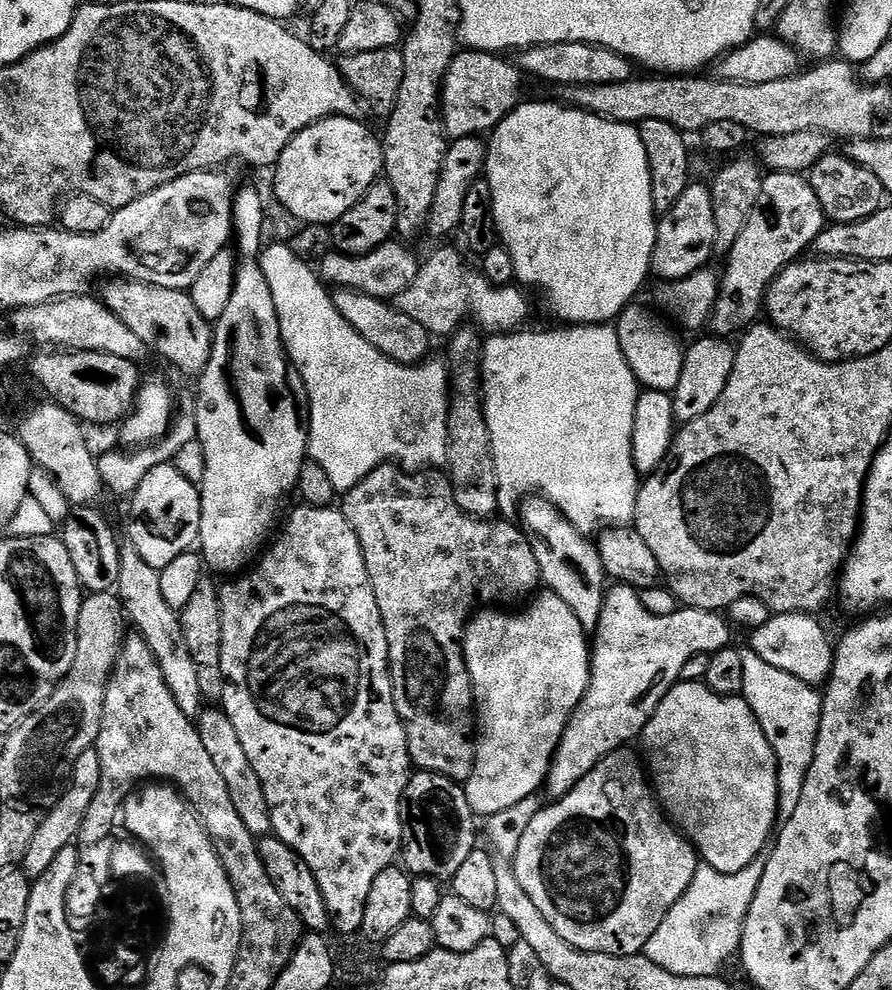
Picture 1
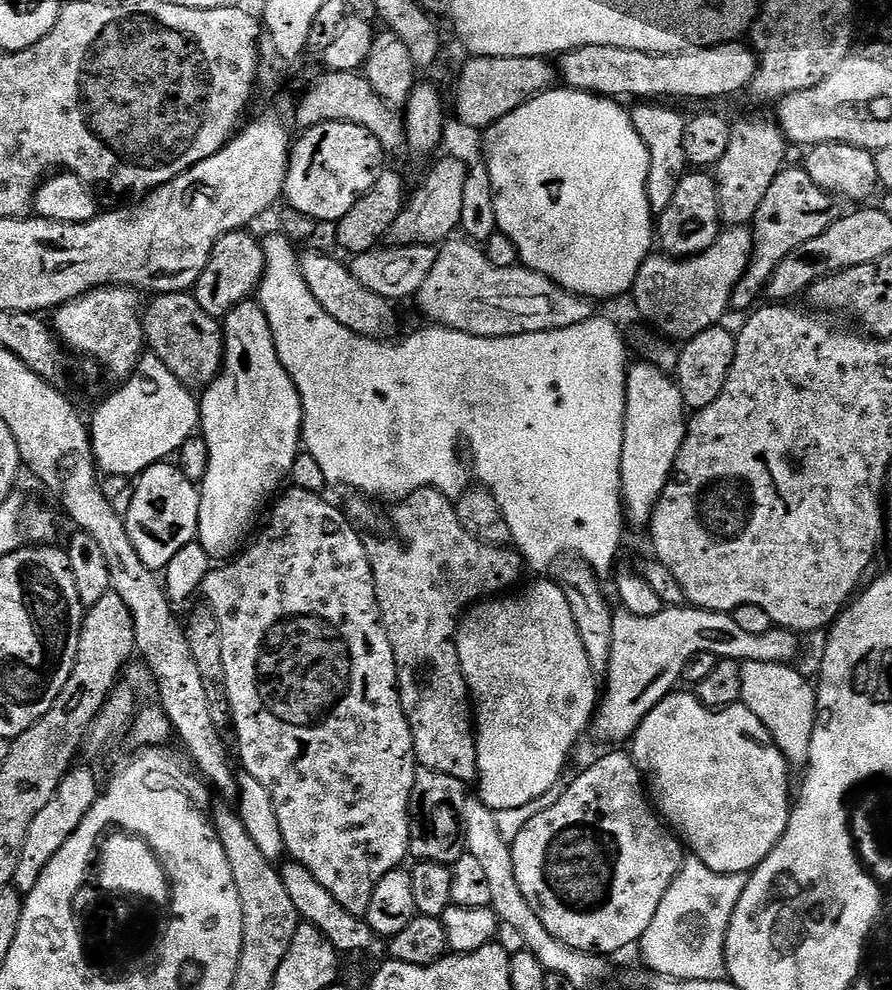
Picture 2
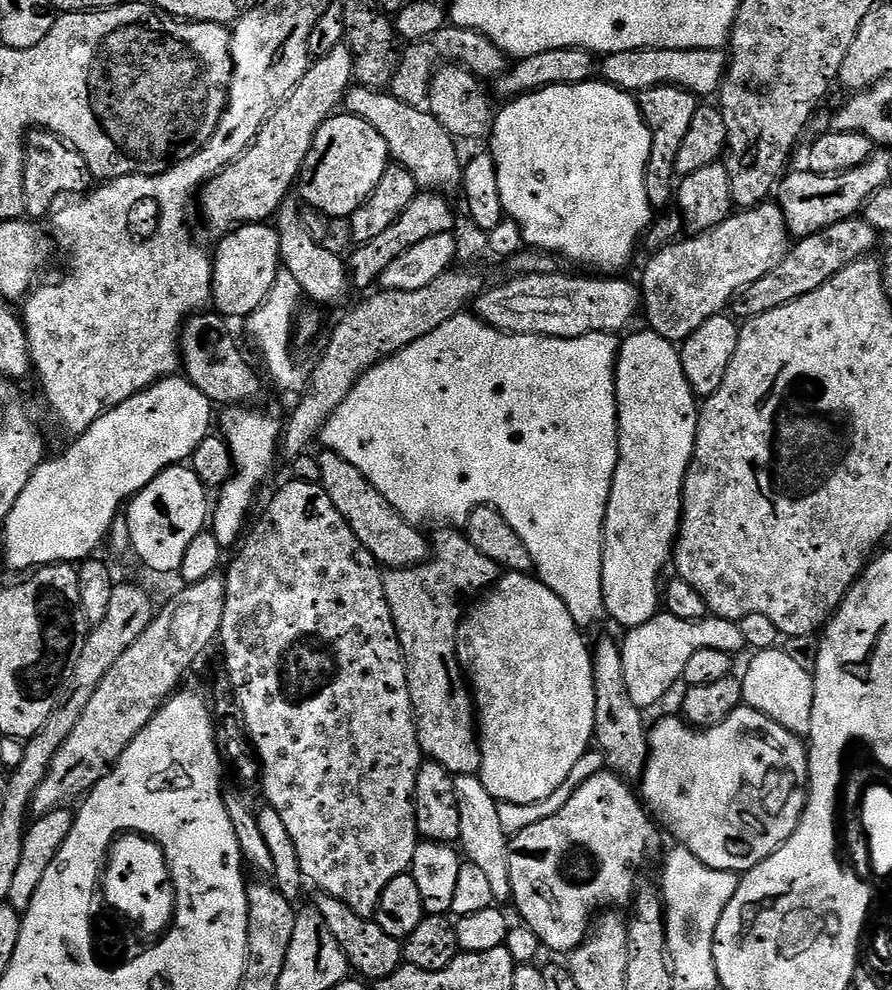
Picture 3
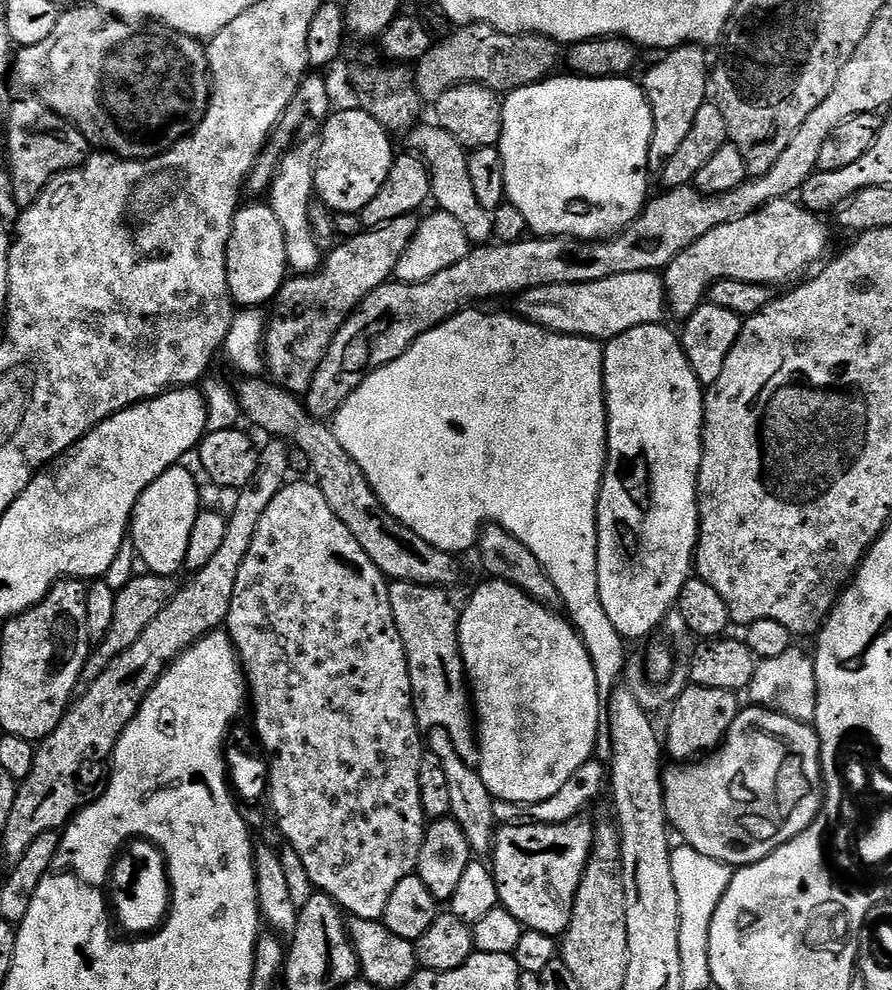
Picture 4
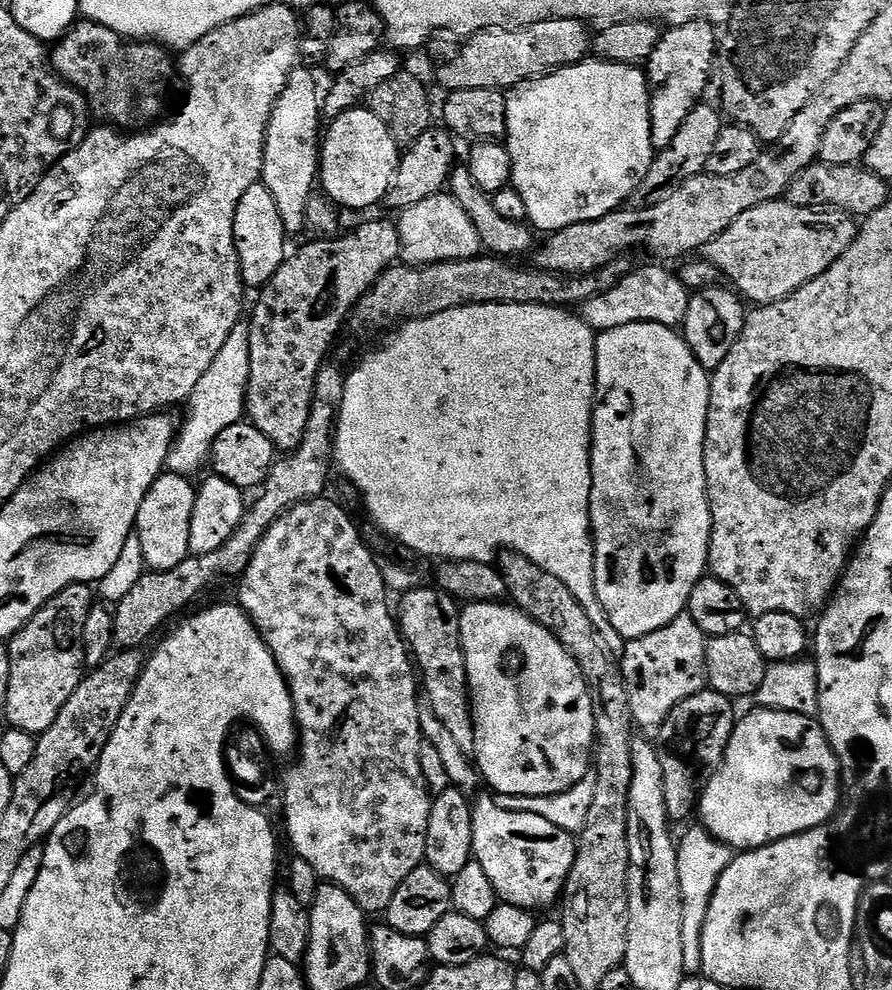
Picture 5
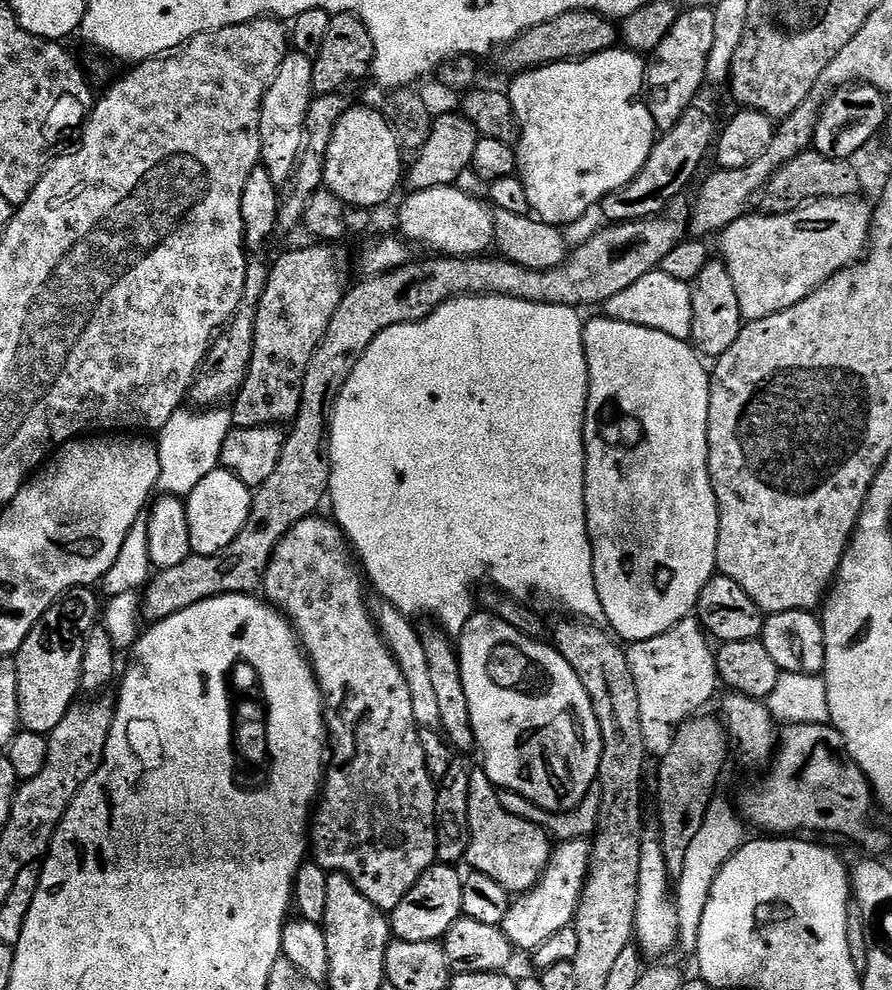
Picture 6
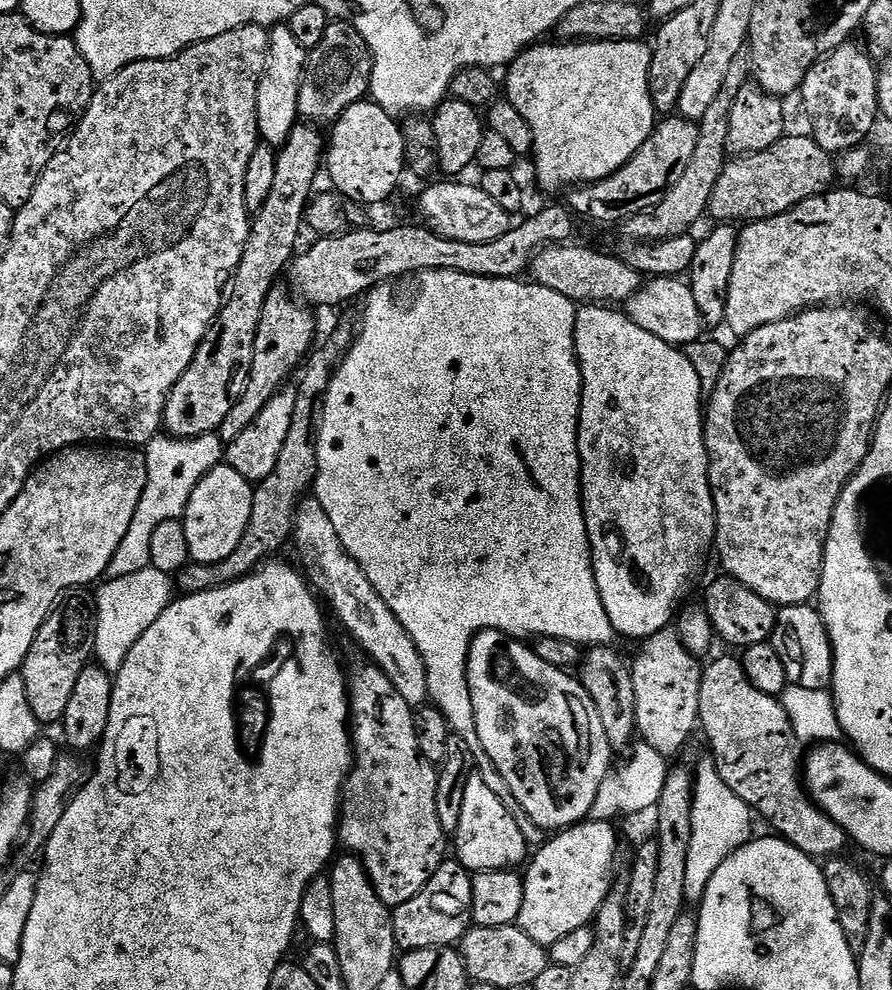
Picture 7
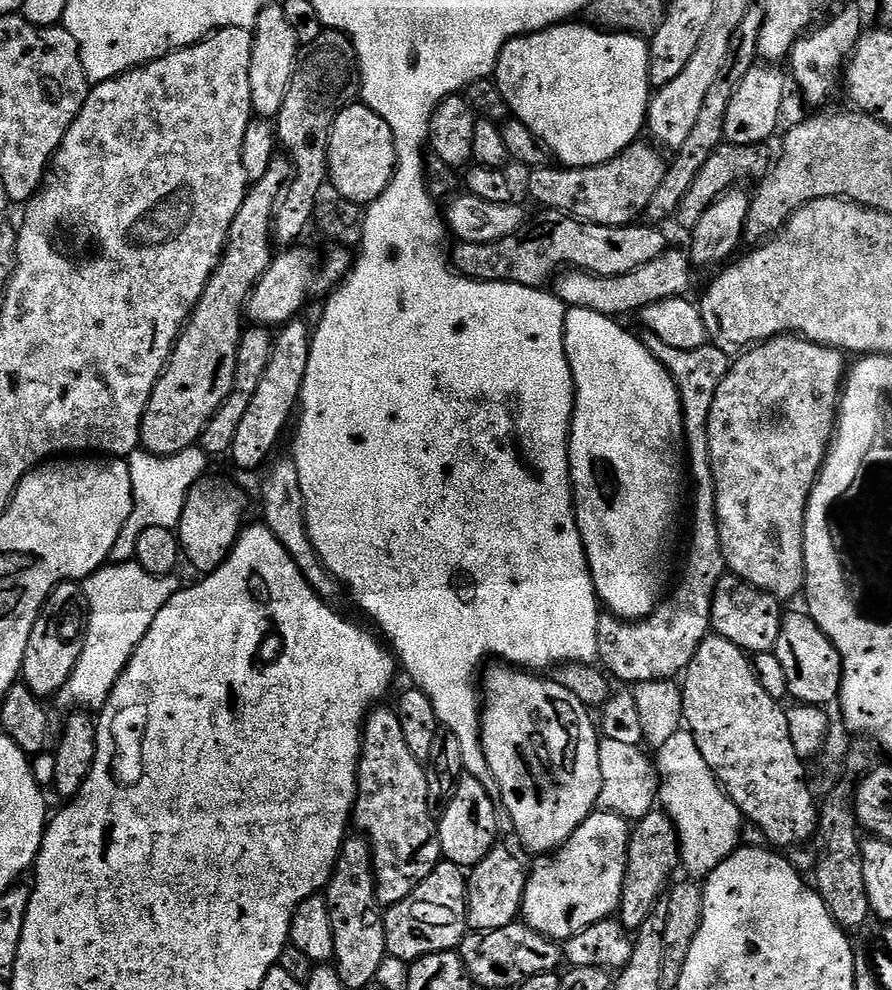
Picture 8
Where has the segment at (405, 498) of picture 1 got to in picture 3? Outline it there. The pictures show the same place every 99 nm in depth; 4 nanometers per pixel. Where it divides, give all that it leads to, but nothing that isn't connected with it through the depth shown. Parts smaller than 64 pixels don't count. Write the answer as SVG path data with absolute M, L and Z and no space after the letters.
M452 526L441 527L439 531L436 540L434 536L434 555L431 558L423 564L413 564L410 568L394 568L383 573L384 593L396 627L396 637L400 640L401 650L404 651L404 663L408 666L408 689L412 699L412 711L416 714L420 751L431 763L442 765L455 777L475 776L482 766L478 717L474 711L474 697L470 685L456 653L456 630L464 619L466 605L473 599L471 596L475 592L483 593L491 588L500 579L502 569L490 562L490 558L486 558L482 550L474 547L463 531Z

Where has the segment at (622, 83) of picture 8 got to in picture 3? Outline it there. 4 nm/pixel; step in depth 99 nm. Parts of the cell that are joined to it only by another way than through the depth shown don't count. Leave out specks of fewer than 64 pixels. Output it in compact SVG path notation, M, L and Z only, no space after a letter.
M589 82L587 84L555 84L549 88L539 88L536 92L527 92L524 96L509 99L503 109L497 111L496 121L490 137L490 151L498 166L498 190L502 193L502 206L507 219L518 222L522 230L522 238L529 249L550 252L557 258L565 256L576 264L585 264L600 274L620 274L632 260L636 252L636 243L641 243L653 219L654 209L646 198L646 166L650 158L650 130L640 113L637 97L624 92L612 84Z

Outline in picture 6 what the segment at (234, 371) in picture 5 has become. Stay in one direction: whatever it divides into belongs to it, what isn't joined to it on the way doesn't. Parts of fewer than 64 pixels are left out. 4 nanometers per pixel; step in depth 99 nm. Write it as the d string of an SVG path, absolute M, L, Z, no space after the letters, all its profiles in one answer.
M180 407L170 418L170 422L166 422L166 426L160 428L158 439L155 441L160 463L157 489L166 496L188 497L194 486L198 486L198 482L206 478L206 474L220 467L222 446L232 433L233 427L232 414L227 407L207 410Z

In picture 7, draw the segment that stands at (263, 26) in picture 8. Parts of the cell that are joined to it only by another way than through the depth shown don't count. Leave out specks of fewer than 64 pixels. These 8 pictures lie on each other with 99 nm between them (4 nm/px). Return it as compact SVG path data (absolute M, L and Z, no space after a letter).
M287 26L271 29L268 37L268 64L264 68L260 83L256 85L256 113L261 141L277 150L290 138L290 130L294 130L294 126L301 119L298 94L307 61L308 52L298 46L294 34Z

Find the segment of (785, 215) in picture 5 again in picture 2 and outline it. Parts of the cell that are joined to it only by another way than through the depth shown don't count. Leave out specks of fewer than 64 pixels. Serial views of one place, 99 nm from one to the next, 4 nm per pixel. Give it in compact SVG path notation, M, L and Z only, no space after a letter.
M728 226L710 250L682 257L650 254L632 283L631 299L636 299L637 310L648 323L645 325L673 342L687 342L702 334L702 330L717 327L730 312L734 290L742 282L755 250L756 238L751 227Z

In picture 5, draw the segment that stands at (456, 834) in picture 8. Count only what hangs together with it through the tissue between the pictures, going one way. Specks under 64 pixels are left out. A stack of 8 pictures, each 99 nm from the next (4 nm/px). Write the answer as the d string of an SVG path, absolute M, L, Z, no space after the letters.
M477 795L472 806L472 855L490 878L497 901L529 910L548 908L555 900L557 903L574 866L577 837L538 814L502 810L495 805L495 795L487 795Z

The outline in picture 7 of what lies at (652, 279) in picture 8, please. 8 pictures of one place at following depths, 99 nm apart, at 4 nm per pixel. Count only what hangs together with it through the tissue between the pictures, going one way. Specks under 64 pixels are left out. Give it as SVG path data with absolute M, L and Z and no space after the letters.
M573 242L549 244L532 257L530 276L542 288L549 288L584 306L620 306L640 289L642 277L619 255L607 256Z

